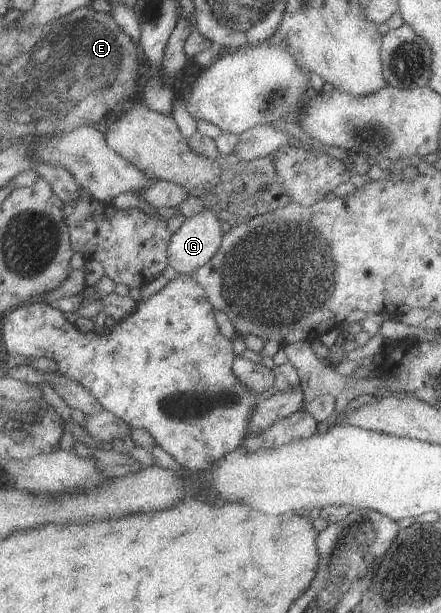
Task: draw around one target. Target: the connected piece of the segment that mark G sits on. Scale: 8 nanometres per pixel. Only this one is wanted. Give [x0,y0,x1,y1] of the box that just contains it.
[169,209,227,276]

